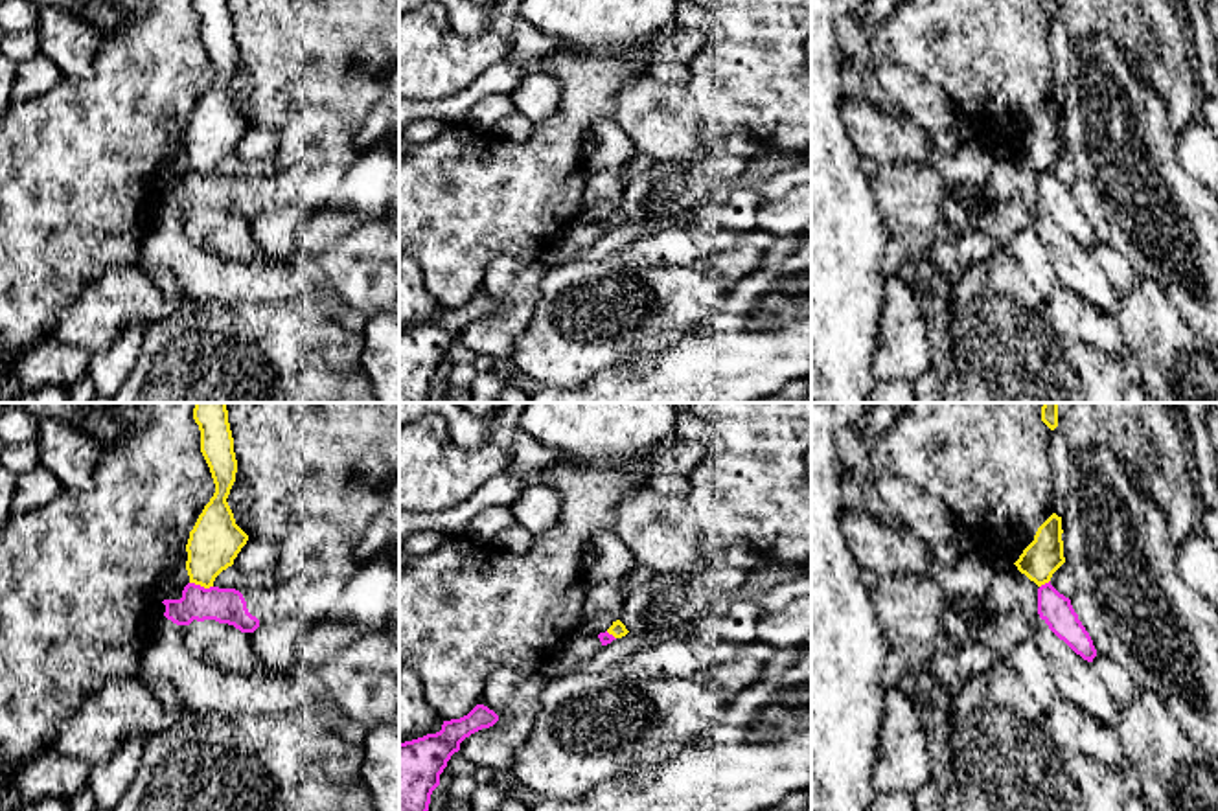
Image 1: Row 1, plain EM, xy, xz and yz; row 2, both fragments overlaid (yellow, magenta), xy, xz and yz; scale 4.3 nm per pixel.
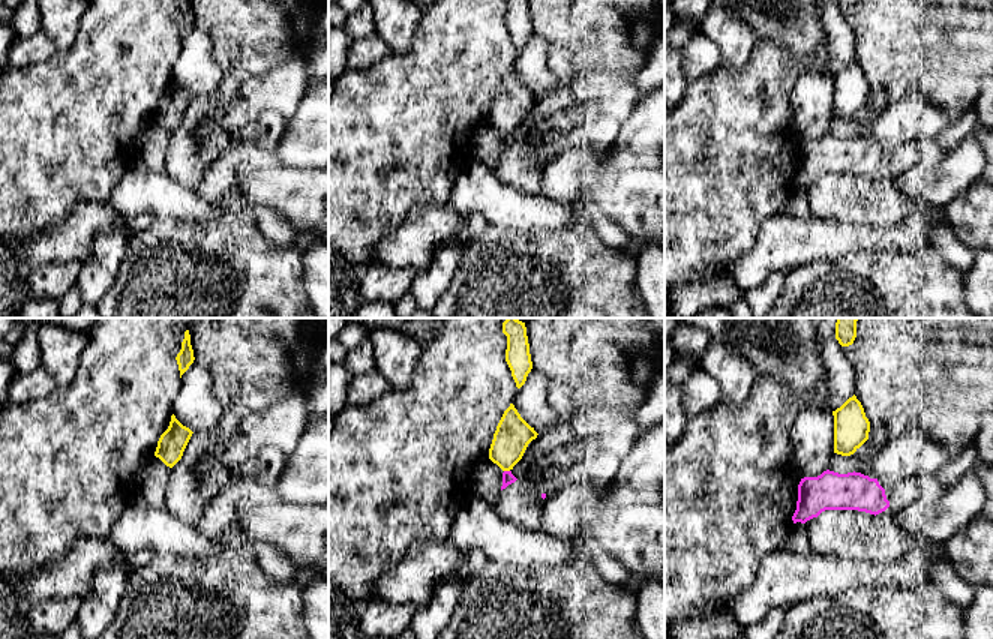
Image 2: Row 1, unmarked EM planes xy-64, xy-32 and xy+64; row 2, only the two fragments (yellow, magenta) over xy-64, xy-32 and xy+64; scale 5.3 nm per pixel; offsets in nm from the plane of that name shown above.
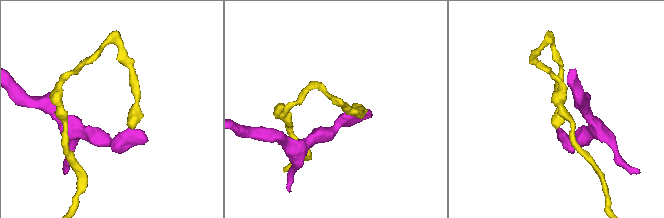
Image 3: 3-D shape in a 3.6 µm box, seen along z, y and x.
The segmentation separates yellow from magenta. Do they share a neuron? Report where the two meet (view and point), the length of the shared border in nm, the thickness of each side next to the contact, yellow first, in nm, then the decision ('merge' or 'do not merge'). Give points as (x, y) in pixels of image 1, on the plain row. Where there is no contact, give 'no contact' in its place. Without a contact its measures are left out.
xy (201, 173) | 110 nm | 220/160 nm | do not merge

